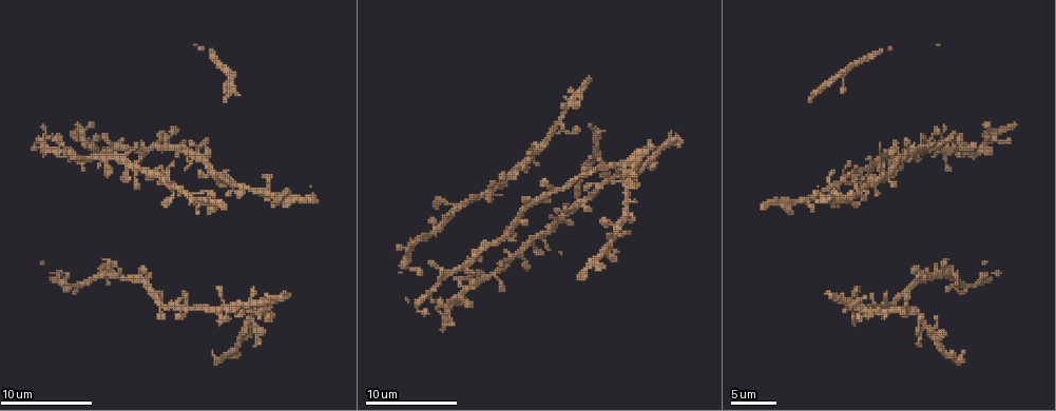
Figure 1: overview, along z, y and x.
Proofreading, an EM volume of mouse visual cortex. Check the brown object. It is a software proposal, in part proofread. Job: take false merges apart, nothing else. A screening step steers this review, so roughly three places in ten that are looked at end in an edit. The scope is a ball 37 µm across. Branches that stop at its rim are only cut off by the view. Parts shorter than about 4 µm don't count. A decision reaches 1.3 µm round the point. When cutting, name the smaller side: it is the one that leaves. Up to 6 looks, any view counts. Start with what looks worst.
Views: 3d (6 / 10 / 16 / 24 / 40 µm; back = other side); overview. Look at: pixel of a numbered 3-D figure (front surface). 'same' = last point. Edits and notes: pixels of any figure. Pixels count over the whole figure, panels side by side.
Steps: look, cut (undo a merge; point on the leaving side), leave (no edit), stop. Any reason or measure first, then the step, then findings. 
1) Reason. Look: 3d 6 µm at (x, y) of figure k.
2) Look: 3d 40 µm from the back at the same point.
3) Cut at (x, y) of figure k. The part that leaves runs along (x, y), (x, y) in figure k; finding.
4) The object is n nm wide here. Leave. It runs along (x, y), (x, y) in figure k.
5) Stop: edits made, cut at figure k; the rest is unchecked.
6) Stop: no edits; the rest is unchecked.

Four or more arms meet. Look: 3d 10 µm at (529, 246) of figure 1.

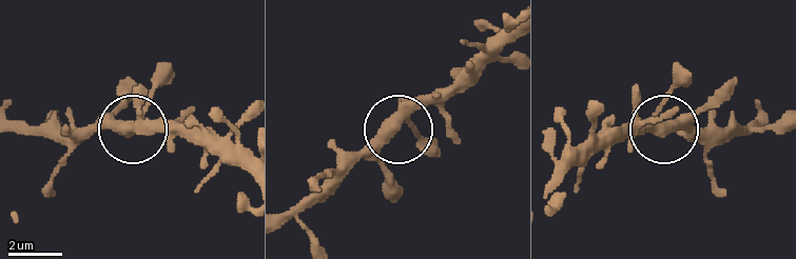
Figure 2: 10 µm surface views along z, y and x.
Look: 3d 10 µm from the back at (398, 125) of figure 2.

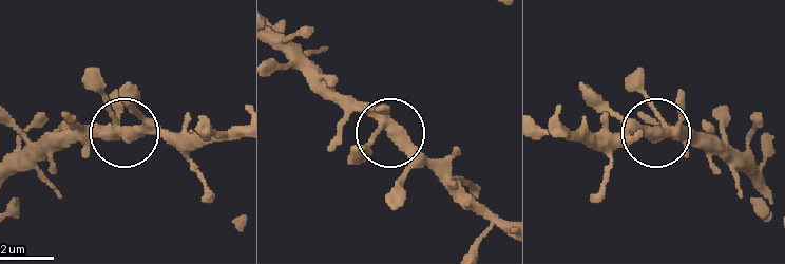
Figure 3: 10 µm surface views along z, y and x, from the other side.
The side arm is 12 µm long. Leave. Continuous, no second cell.

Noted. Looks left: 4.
Looks like a crossing. Look: 3d 10 µm at (560, 223) of figure 1.

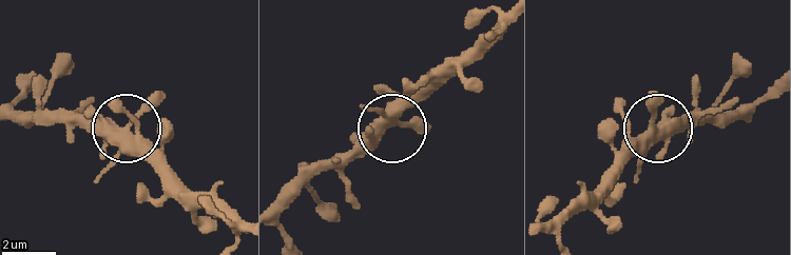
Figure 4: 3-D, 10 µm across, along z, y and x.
5 arms meet here. Leave. One cell here.

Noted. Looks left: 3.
Side arm on a straight run. Look: 3d 10 µm at (809, 200) of figure 1.

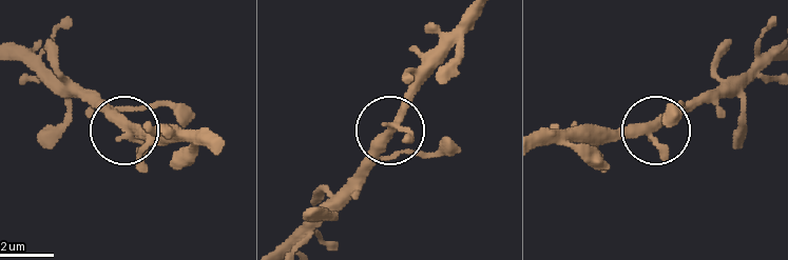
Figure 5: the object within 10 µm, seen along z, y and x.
Leave. One cell here.

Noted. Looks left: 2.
Stop: no edits; the rest is unchecked.

